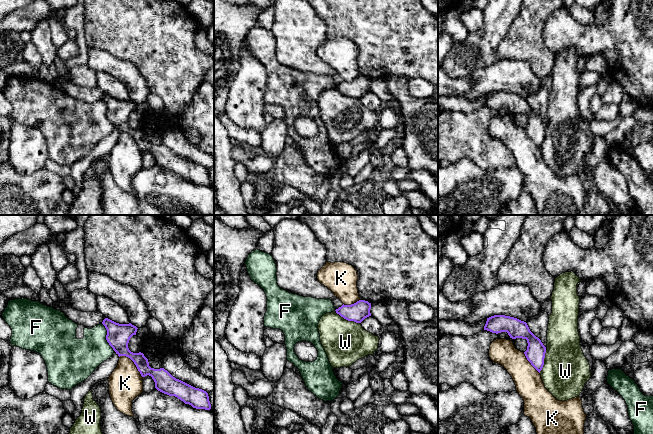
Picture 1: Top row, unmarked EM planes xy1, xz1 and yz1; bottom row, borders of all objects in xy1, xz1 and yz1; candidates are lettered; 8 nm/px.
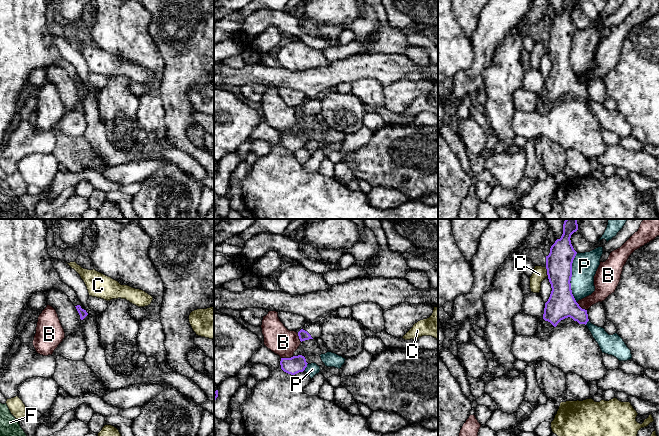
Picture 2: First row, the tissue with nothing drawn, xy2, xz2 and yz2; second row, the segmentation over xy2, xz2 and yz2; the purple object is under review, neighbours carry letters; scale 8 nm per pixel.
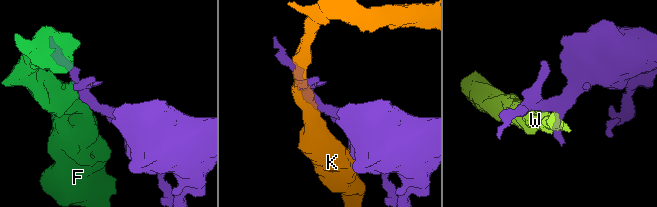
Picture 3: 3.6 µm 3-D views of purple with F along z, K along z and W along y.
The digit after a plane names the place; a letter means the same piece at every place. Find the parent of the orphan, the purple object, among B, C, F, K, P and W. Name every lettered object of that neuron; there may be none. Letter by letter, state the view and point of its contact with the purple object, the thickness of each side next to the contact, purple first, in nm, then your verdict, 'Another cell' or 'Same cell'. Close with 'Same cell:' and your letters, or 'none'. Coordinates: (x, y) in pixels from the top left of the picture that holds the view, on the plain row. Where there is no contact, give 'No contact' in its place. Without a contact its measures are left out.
B: Touches purple at xz2 (287, 134). Thickness 140 nm (purple) against 220 nm. Another cell
C: Touches purple at yz2 (547, 48). Thickness 200 nm (purple) against 110 nm. Another cell
F: Touches purple at xy1 (106, 113). Thickness 190 nm (purple) against 280 nm. Another cell
K: Touches purple at xy1 (134, 139). Thickness 180 nm (purple) against 280 nm. Another cell
P: Touches purple at yz2 (570, 54). Thickness 220 nm (purple) against 200 nm. Another cell
W: Touches purple at xz1 (347, 95). Thickness 160 nm (purple) against 340 nm. Another cell
Same cell: none

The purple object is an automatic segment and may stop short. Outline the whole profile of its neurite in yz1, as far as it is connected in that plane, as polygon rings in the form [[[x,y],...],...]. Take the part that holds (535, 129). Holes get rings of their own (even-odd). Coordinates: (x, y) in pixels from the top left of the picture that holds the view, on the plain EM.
[[[494,91],[487,94],[484,106],[496,110],[507,108],[512,115],[526,115],[528,122],[524,130],[531,141],[540,149],[544,141],[546,123],[530,107],[526,98],[510,92]]]

